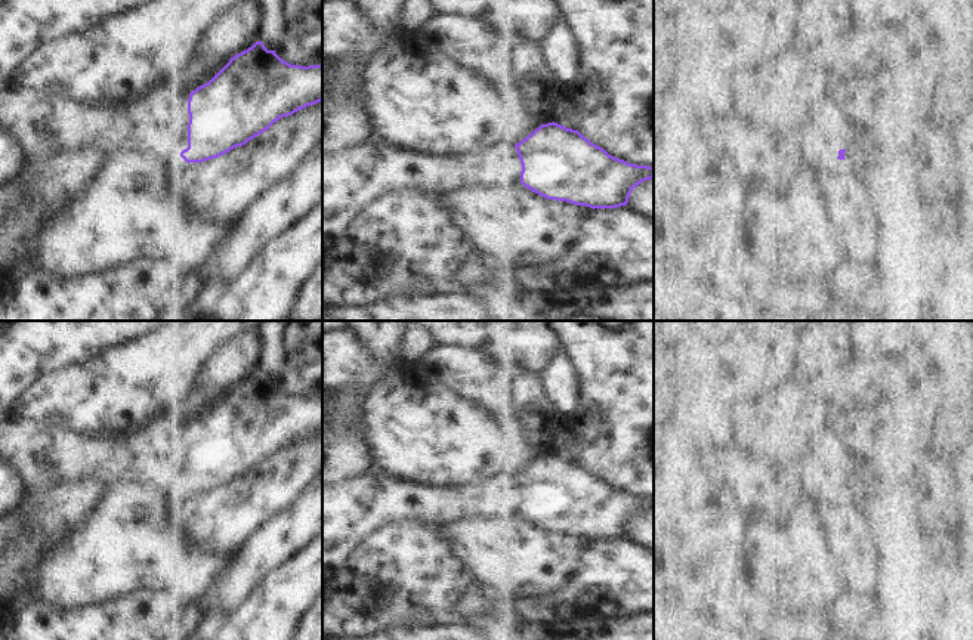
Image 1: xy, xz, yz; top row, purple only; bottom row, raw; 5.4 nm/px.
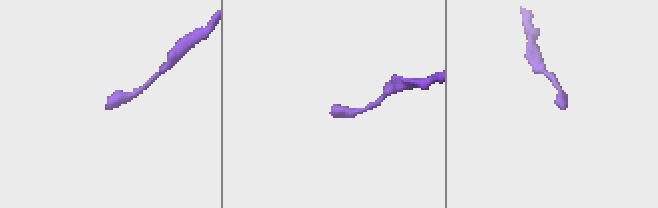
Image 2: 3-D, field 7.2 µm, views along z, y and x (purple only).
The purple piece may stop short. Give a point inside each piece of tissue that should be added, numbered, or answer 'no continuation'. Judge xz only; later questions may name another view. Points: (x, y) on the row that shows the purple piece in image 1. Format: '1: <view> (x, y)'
1: xz (352, 178)

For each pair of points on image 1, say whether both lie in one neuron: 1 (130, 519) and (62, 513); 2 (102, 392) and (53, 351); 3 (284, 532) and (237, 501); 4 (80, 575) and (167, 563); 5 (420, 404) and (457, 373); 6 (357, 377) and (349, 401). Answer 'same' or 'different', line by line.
1: different
2: different
3: different
4: same
5: different
6: different

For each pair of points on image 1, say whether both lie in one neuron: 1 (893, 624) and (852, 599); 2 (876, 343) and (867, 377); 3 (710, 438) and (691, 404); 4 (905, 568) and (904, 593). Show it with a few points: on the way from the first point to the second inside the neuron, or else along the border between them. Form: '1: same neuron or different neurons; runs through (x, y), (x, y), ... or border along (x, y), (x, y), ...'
1: same neuron; runs through (883, 623), (870, 609), (862, 608)
2: different neurons; border along (907, 352), (890, 356), (855, 355)
3: same neuron; runs through (710, 429), (700, 413)
4: same neuron; runs through (904, 574), (904, 587)

